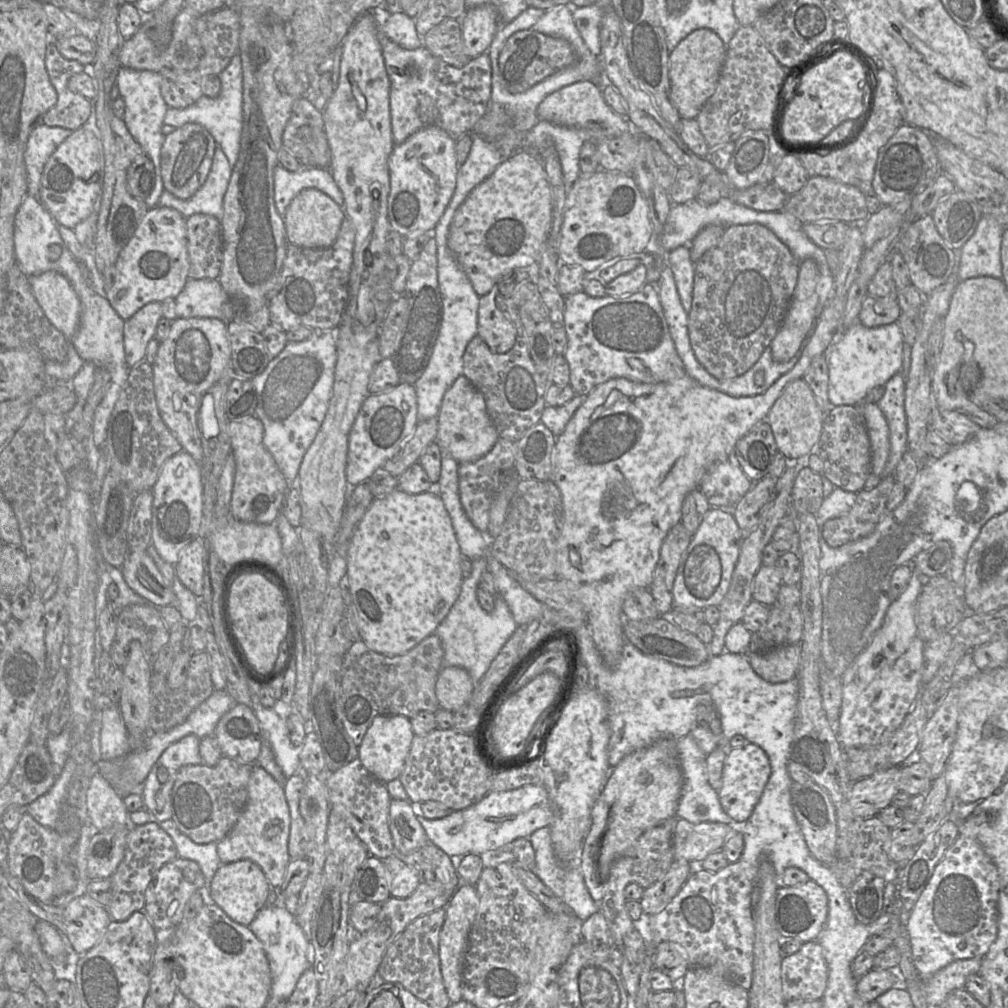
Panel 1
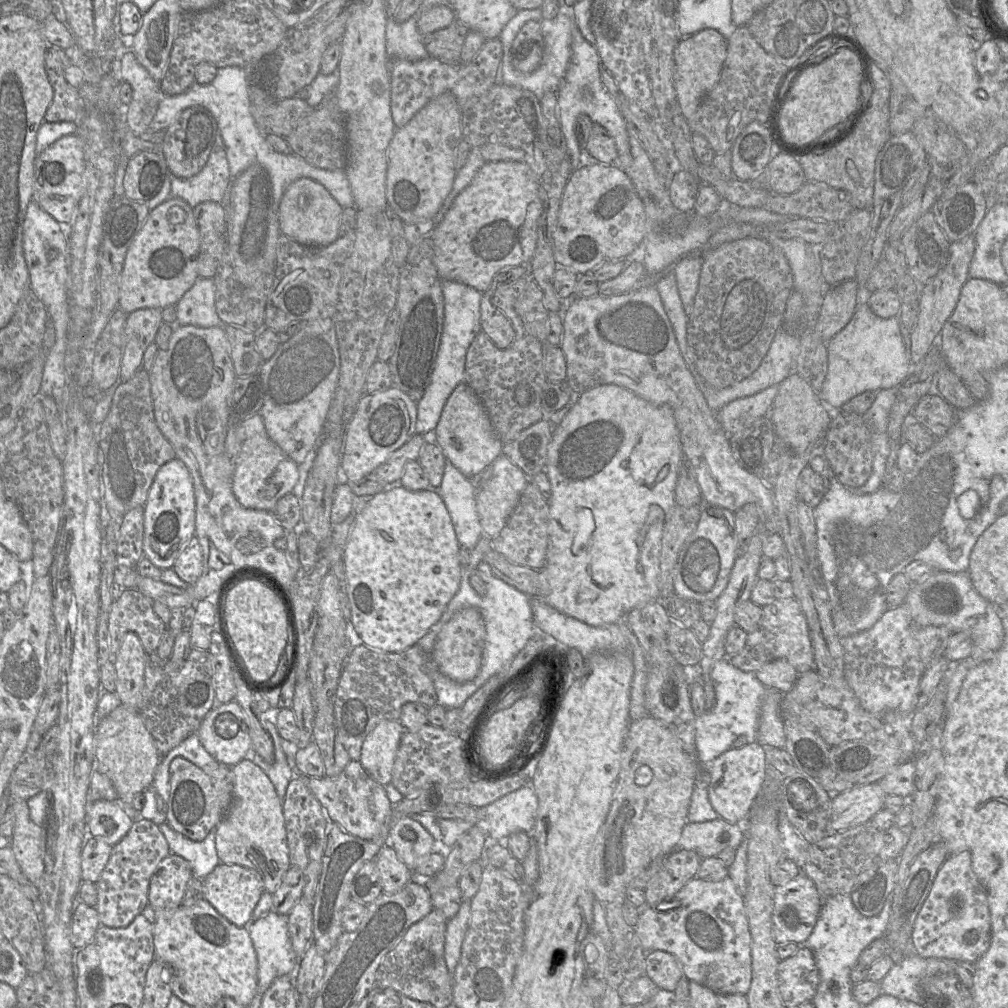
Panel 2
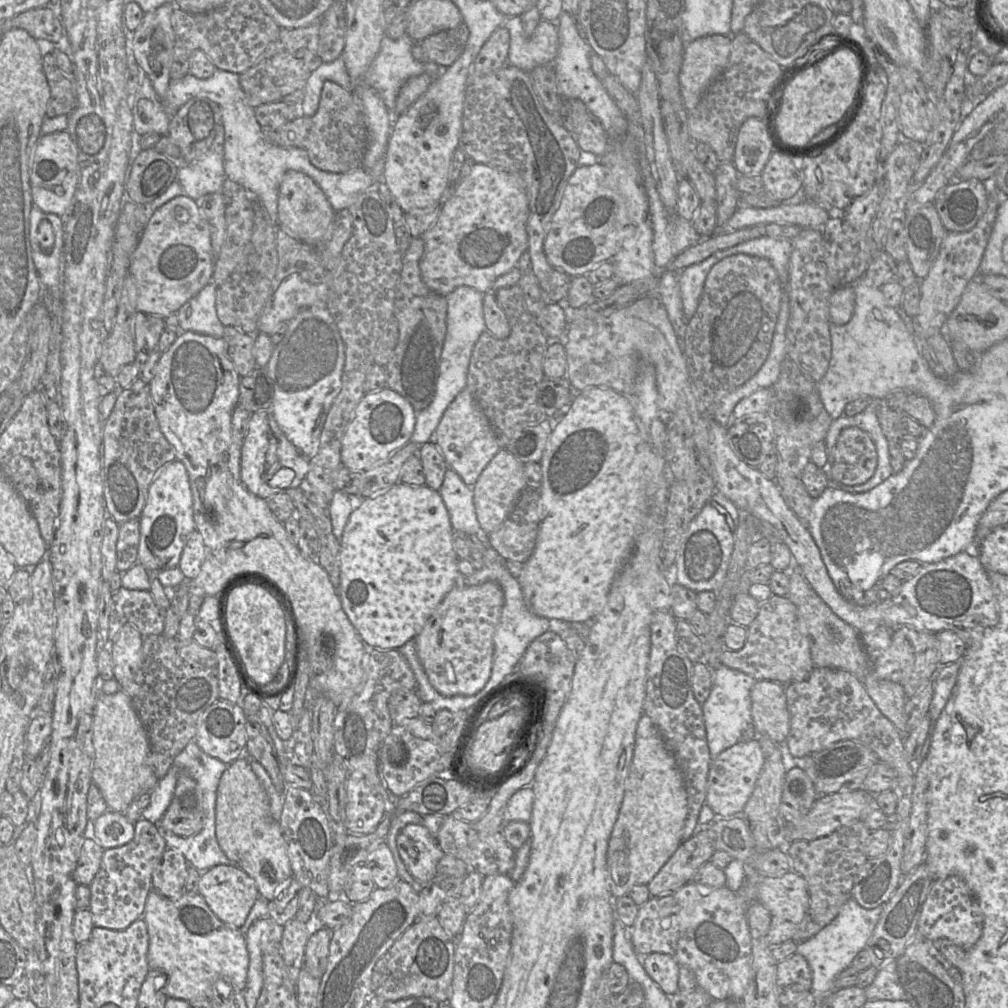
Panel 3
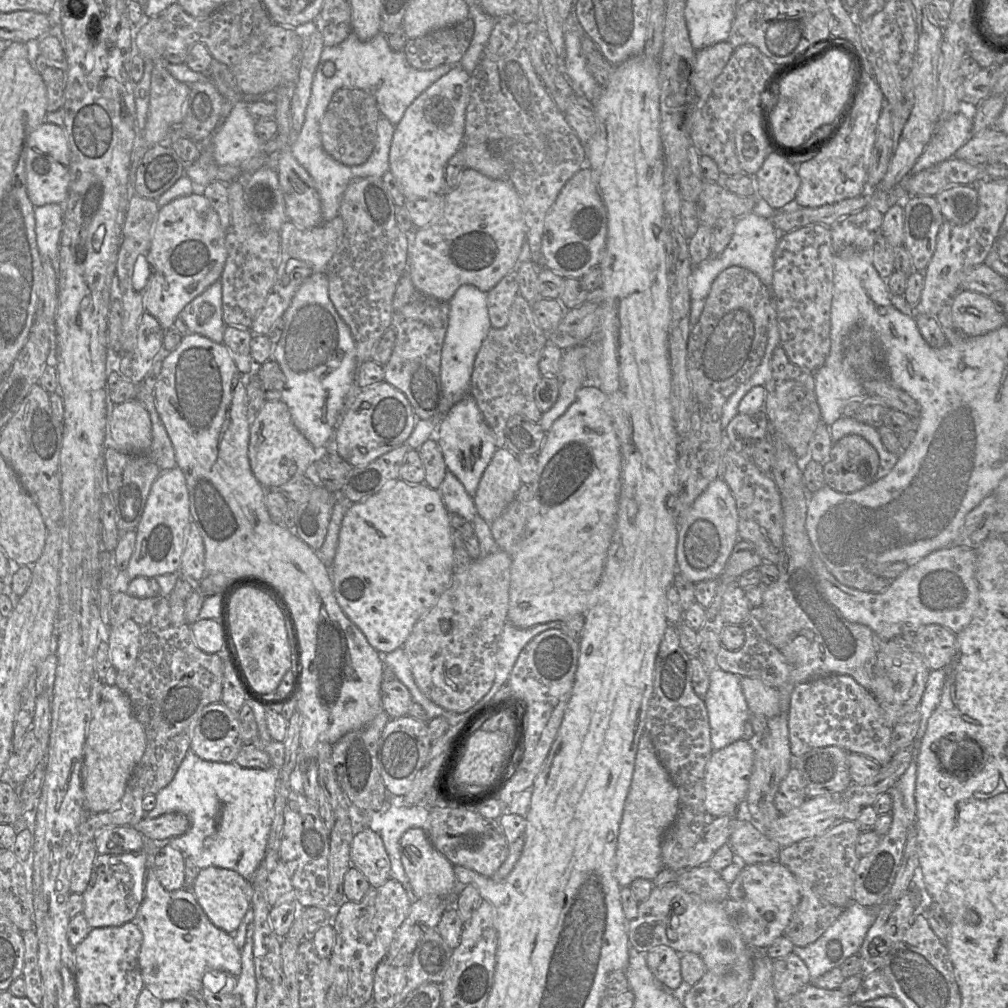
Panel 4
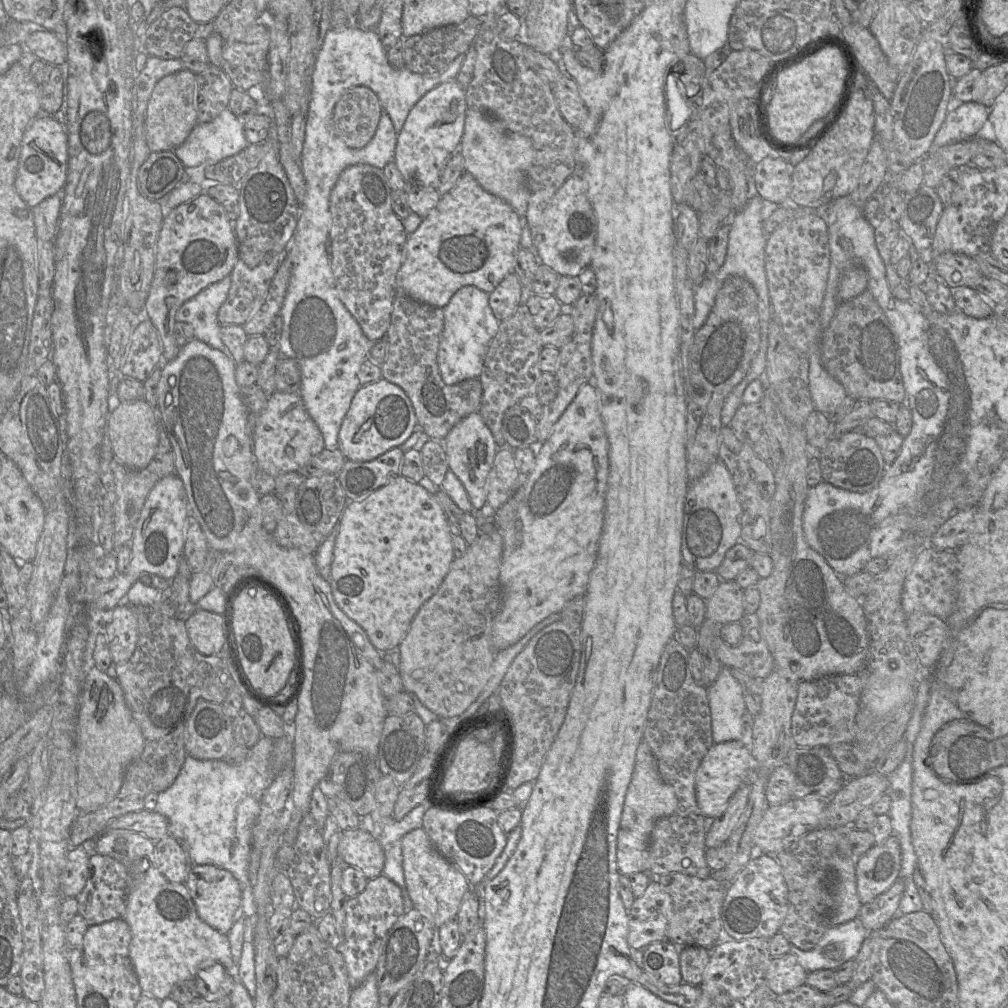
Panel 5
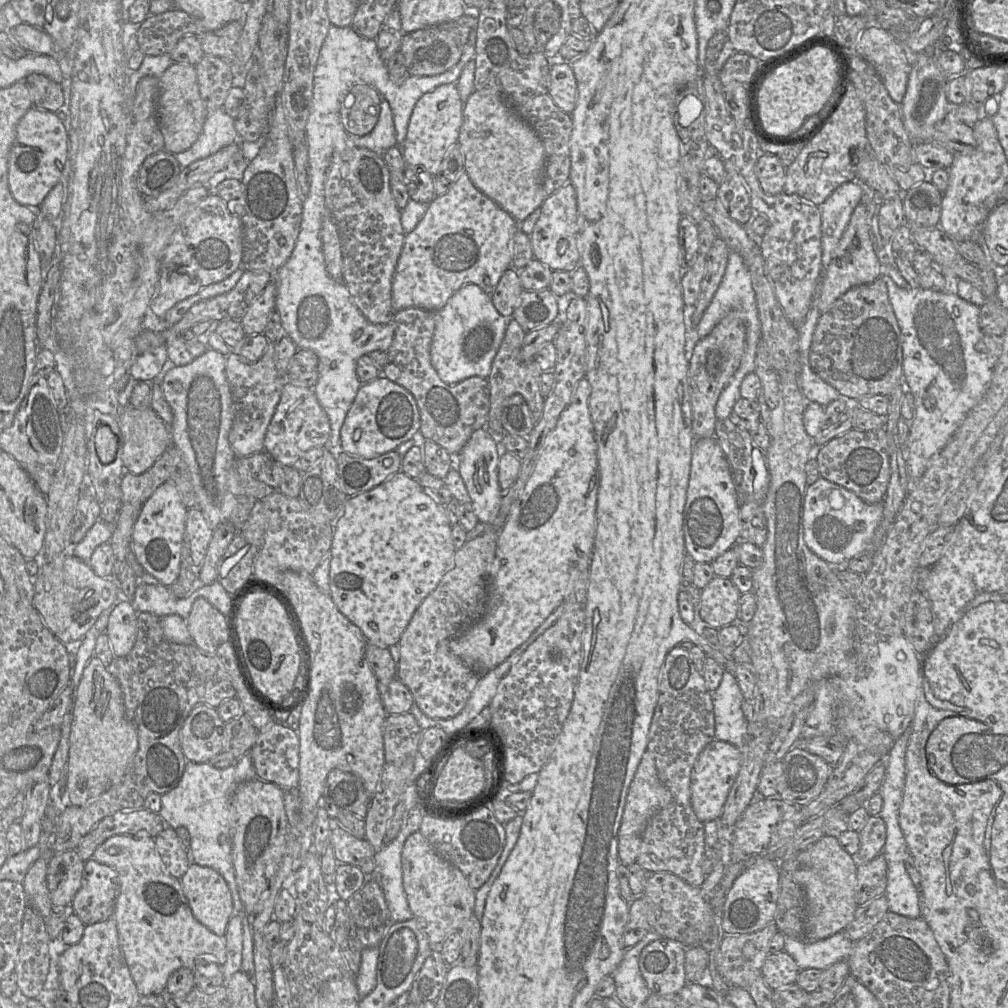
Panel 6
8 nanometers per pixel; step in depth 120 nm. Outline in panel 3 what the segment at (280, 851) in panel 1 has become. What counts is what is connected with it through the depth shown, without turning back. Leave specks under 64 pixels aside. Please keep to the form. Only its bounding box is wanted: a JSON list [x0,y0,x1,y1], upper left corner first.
[215,756,292,902]

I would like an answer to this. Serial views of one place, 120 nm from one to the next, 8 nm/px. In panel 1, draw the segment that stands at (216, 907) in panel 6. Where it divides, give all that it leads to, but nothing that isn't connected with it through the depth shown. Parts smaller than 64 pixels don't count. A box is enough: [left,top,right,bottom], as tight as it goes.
[209,860,271,926]

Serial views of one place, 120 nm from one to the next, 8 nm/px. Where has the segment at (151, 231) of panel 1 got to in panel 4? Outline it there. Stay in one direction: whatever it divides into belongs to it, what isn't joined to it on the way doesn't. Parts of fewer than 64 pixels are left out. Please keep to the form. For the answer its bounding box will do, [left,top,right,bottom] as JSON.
[144,193,227,329]

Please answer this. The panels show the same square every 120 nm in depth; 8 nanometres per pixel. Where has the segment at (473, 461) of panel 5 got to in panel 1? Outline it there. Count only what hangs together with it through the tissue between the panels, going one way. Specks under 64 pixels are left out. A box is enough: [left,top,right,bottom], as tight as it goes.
[436,374,499,463]

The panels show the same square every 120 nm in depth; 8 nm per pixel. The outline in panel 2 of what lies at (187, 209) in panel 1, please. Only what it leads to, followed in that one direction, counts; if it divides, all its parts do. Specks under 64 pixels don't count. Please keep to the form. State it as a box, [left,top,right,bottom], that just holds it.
[171,131,232,208]

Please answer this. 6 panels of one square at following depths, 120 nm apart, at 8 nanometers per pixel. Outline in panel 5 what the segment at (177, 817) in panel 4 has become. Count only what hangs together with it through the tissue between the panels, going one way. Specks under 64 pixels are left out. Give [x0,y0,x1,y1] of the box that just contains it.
[103,809,169,842]

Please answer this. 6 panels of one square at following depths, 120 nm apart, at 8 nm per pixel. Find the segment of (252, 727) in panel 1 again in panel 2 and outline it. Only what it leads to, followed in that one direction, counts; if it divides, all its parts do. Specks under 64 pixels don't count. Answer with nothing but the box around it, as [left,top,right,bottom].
[197,700,252,767]

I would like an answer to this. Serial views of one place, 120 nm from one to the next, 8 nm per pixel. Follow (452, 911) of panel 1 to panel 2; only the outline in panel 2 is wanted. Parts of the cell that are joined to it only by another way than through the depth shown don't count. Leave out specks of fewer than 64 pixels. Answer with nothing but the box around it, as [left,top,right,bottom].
[444,900,470,976]

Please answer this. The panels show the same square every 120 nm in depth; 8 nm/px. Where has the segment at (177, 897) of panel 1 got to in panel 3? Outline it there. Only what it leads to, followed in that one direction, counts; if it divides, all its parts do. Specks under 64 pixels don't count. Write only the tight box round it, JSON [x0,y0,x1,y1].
[152,848,188,898]

